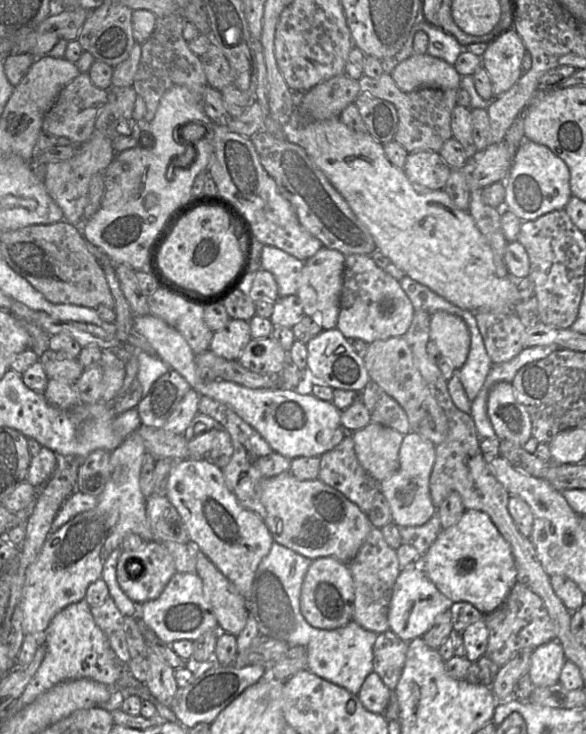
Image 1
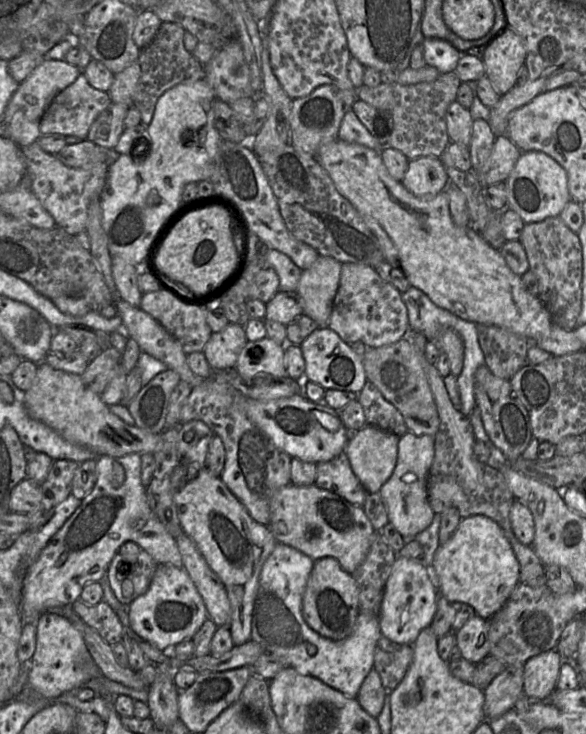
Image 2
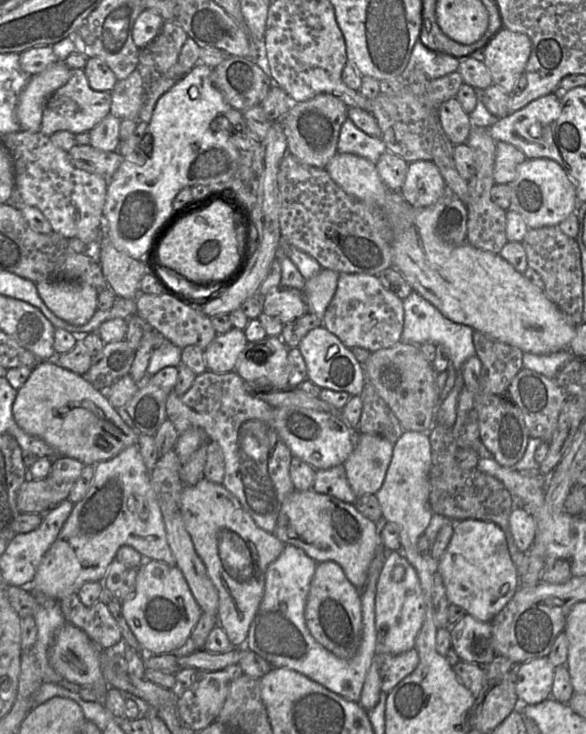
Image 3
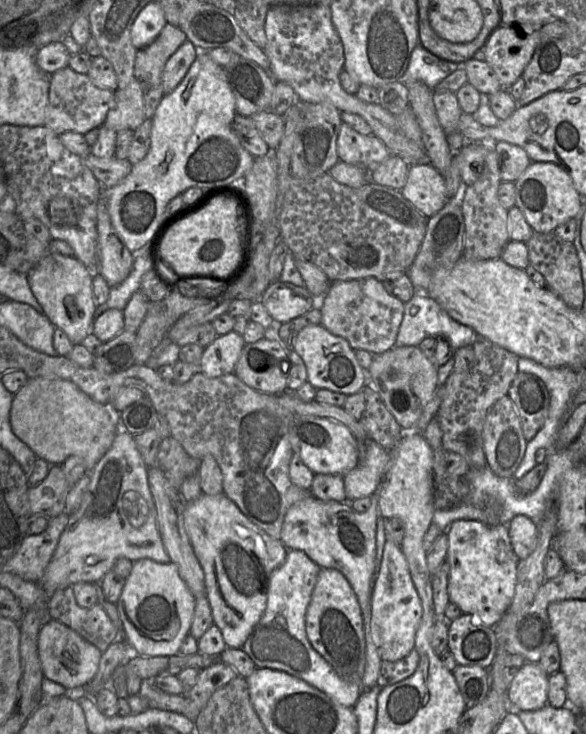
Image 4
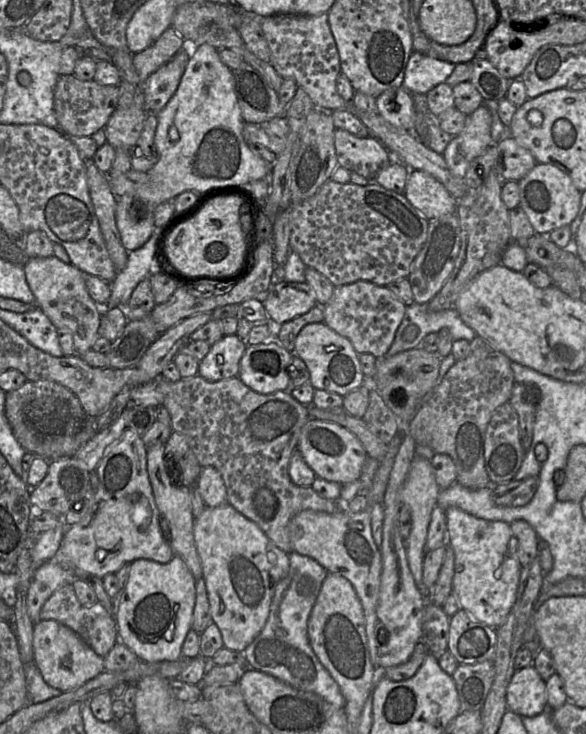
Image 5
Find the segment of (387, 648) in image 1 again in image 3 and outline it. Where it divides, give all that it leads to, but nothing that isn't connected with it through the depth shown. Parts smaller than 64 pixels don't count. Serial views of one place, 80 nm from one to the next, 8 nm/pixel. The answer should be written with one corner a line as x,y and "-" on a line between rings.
415,648
401,654
379,650
375,660
379,669
381,691
387,694
419,664
419,656

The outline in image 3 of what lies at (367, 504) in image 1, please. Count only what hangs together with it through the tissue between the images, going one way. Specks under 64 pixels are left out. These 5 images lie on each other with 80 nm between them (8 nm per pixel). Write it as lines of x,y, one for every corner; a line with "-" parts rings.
344,464
328,469
316,470
312,488
320,494
327,494
339,500
354,504
357,500
347,480

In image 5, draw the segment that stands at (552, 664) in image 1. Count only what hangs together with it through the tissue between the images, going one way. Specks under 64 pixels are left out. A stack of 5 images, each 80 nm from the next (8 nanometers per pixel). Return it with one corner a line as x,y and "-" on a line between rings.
533,665
516,670
506,689
507,709
520,717
548,710
546,683

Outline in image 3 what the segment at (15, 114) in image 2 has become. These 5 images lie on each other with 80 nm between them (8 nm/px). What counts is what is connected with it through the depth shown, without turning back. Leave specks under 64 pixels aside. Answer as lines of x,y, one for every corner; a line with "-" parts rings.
63,61
53,63
31,76
16,106
16,117
21,130
40,131
46,104
53,93
68,82
70,76
71,69

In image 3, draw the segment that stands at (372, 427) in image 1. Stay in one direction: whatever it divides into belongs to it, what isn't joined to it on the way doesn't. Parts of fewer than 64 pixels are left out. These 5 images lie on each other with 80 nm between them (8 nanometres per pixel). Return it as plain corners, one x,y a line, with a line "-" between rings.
360,433
353,452
344,463
347,480
357,498
375,494
381,488
393,456
394,444
376,434

